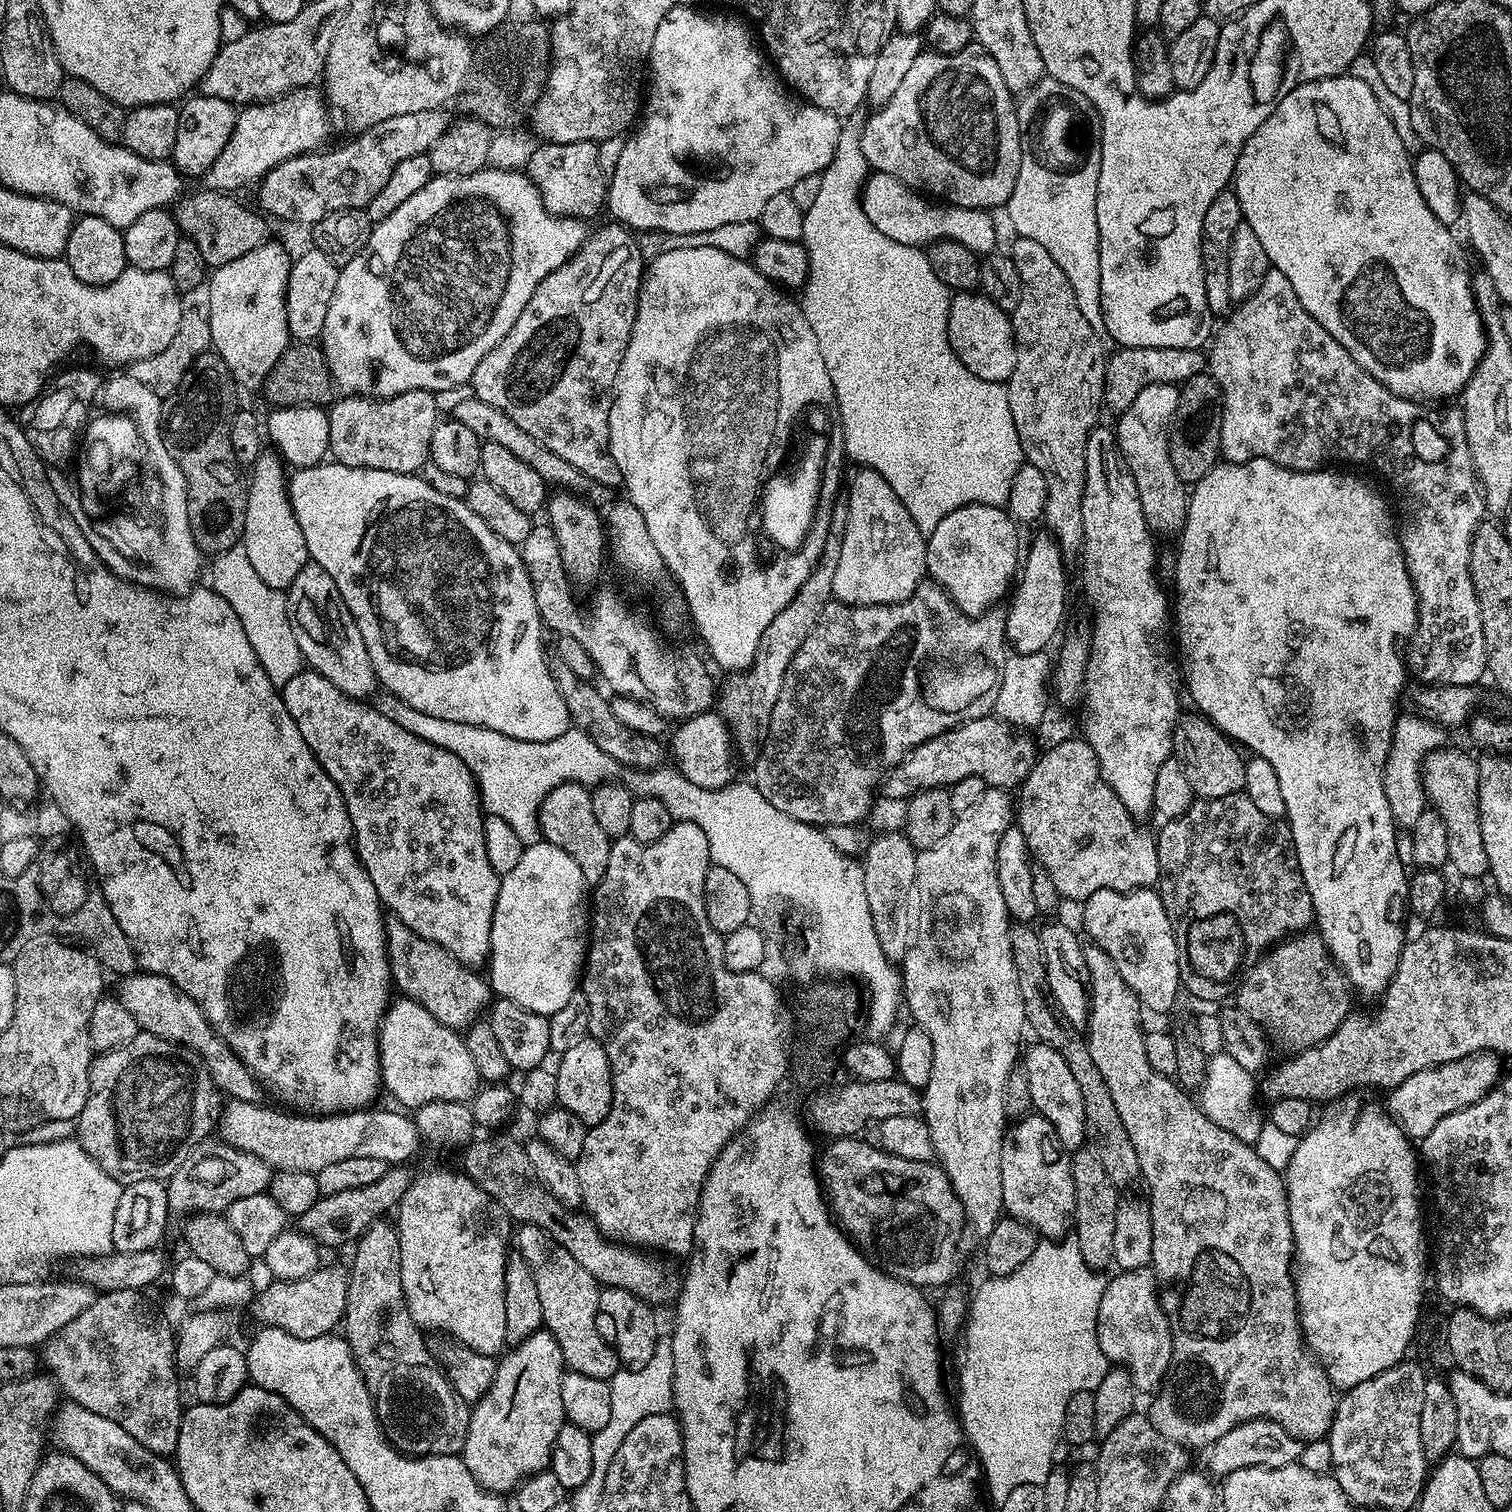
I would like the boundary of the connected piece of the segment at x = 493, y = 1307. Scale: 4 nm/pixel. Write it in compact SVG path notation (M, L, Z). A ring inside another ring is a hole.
M432 1168L429 1172L413 1175L412 1185L402 1194L398 1207L394 1212L394 1223L400 1247L400 1273L402 1274L402 1290L406 1298L406 1306L410 1310L410 1318L414 1318L417 1328L432 1334L443 1334L457 1340L460 1344L470 1346L470 1350L478 1350L478 1354L496 1356L505 1351L509 1343L506 1334L506 1262L510 1255L510 1245L514 1240L514 1221L497 1200L492 1200L477 1184L465 1176L463 1171L451 1172L448 1168Z

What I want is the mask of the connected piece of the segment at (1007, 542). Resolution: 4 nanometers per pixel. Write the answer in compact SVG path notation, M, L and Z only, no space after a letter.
M985 504L962 506L946 514L946 518L942 518L942 522L938 522L938 526L934 526L934 530L927 533L927 575L943 588L959 612L970 617L982 616L985 612L995 609L996 603L1004 595L1005 599L1013 587L1014 577L1022 560L1022 544L1020 548L1020 536L1016 531L1018 531L1016 521L1003 507L995 508Z

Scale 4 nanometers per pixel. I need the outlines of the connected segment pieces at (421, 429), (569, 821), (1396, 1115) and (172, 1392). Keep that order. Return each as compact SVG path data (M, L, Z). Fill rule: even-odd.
M426 390L378 400L375 396L344 394L327 409L331 459L342 466L416 474L429 463L430 438L438 423L438 400Z
M560 784L546 794L540 807L540 835L547 843L558 846L558 850L566 850L566 854L578 862L585 885L595 886L602 874L606 874L613 839L601 829L593 811L592 792L585 785Z
M1479 1052L1466 1058L1458 1058L1454 1062L1439 1064L1426 1070L1418 1070L1418 1074L1410 1074L1406 1082L1387 1093L1386 1111L1396 1125L1408 1135L1413 1142L1422 1142L1446 1114L1454 1114L1454 1110L1462 1110L1478 1098L1482 1098L1502 1078L1500 1072L1501 1057L1494 1052Z
M114 1289L105 1291L103 1294L97 1295L96 1300L90 1306L86 1306L86 1310L82 1310L82 1314L78 1314L78 1318L74 1318L74 1322L68 1322L66 1326L62 1326L62 1330L58 1330L50 1337L42 1346L42 1364L52 1378L60 1386L61 1393L71 1403L80 1404L86 1410L94 1410L94 1414L102 1414L102 1418L110 1418L110 1422L118 1422L118 1426L122 1426L122 1430L126 1430L126 1434L130 1434L142 1446L146 1446L146 1450L158 1452L161 1454L175 1453L178 1446L178 1434L180 1433L180 1417L182 1415L182 1403L180 1404L180 1380L178 1377L178 1369L176 1367L176 1339L174 1337L174 1328L167 1324L160 1317L160 1312L144 1297L143 1291L134 1289Z

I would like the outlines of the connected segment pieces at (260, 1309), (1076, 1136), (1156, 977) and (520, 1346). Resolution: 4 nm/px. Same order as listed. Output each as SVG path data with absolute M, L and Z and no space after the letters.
M321 1266L314 1274L297 1280L272 1280L255 1293L251 1301L252 1316L257 1325L286 1330L294 1338L309 1340L335 1333L341 1327L346 1298L348 1297L348 1272L340 1268Z
M1036 1042L1027 1052L1028 1049L1022 1056L1022 1071L1030 1086L1032 1108L1042 1118L1046 1118L1050 1126L1054 1126L1054 1134L1058 1134L1058 1142L1062 1142L1065 1152L1071 1154L1081 1151L1088 1138L1086 1110L1082 1107L1082 1090L1078 1090L1078 1082L1074 1079L1070 1066L1066 1066L1066 1058L1062 1058L1058 1050L1043 1042Z
M1155 887L1136 888L1133 892L1098 890L1083 901L1082 908L1087 939L1110 954L1110 962L1118 966L1118 974L1122 974L1122 978L1126 978L1126 986L1134 990L1141 1009L1170 1011L1176 1004L1176 995L1182 992L1182 948L1173 917L1164 907L1163 895Z
M546 1330L509 1347L499 1357L492 1388L468 1413L468 1429L462 1459L486 1492L512 1494L528 1476L545 1471L551 1465L554 1438L565 1424L562 1410L562 1378L566 1369L558 1342Z

